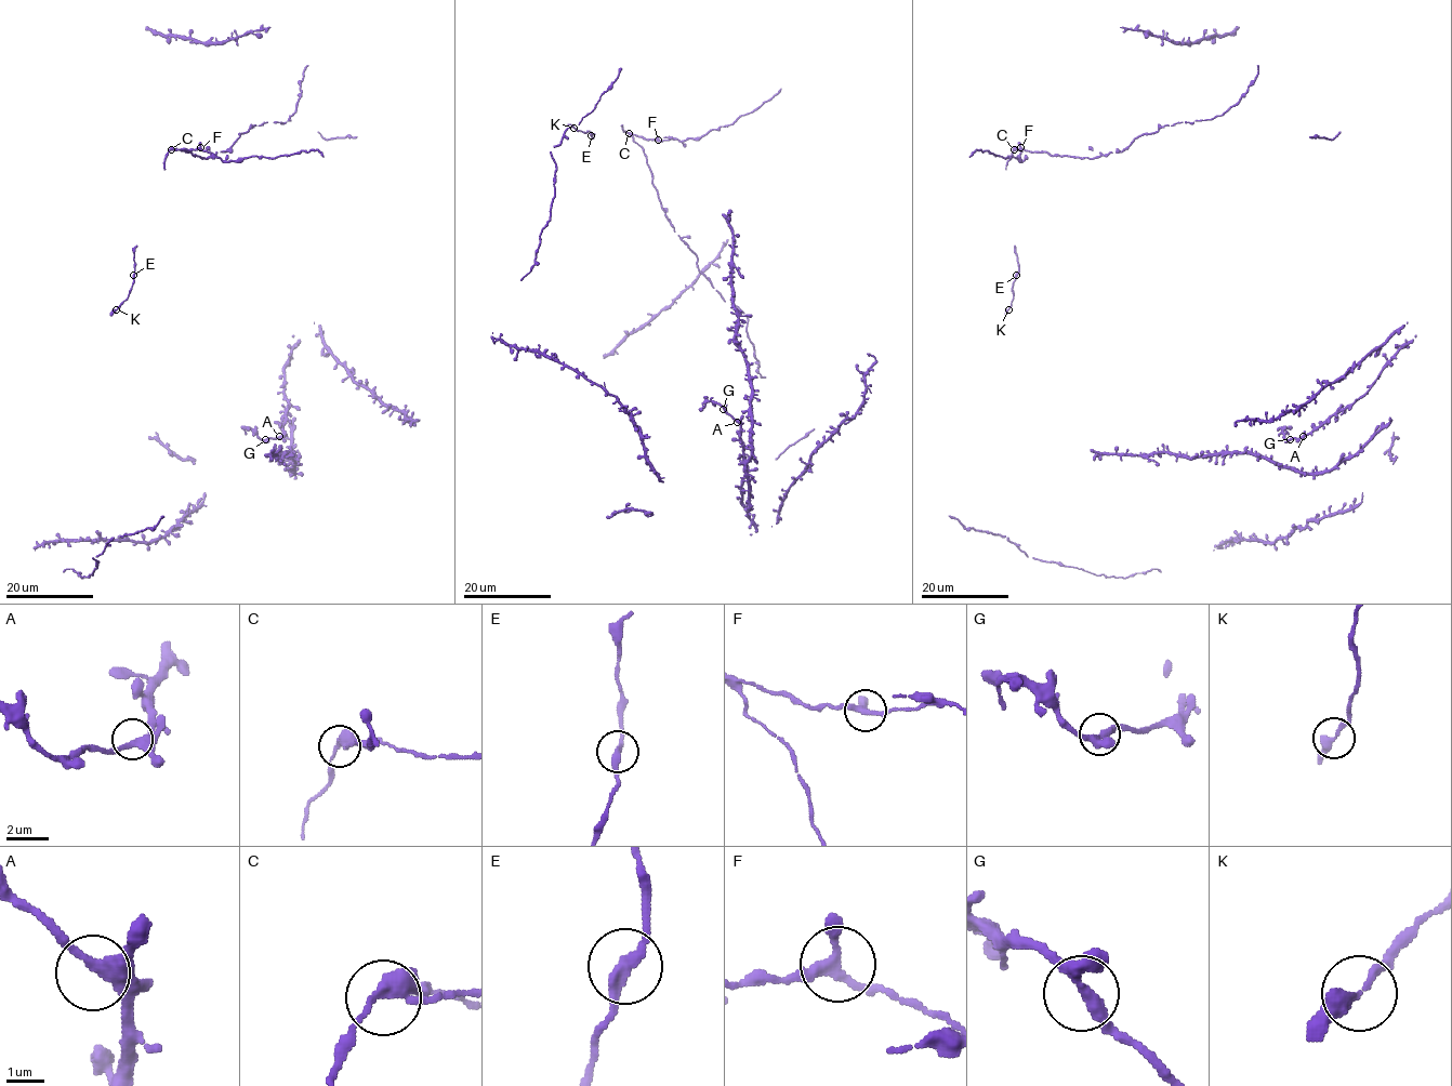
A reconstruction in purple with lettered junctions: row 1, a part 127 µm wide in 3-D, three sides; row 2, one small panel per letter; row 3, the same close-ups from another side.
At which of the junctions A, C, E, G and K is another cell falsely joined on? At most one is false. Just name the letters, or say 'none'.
C

